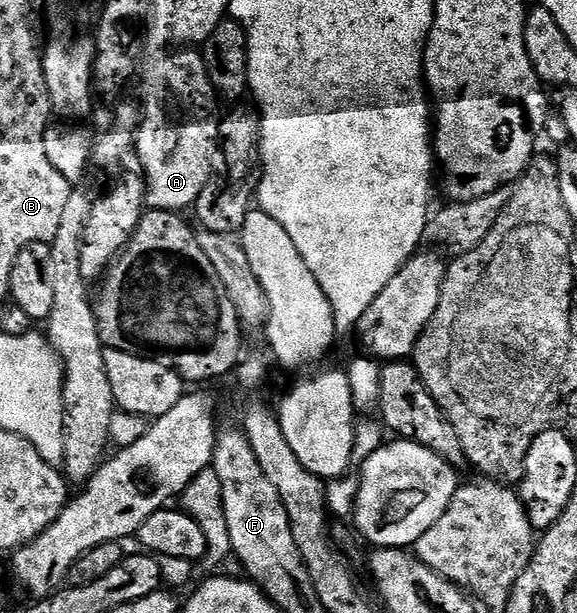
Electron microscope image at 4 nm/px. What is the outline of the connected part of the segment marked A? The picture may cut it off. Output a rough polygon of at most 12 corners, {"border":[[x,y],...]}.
{"border":[[201,51],[143,71],[146,208],[193,209],[218,146]]}

